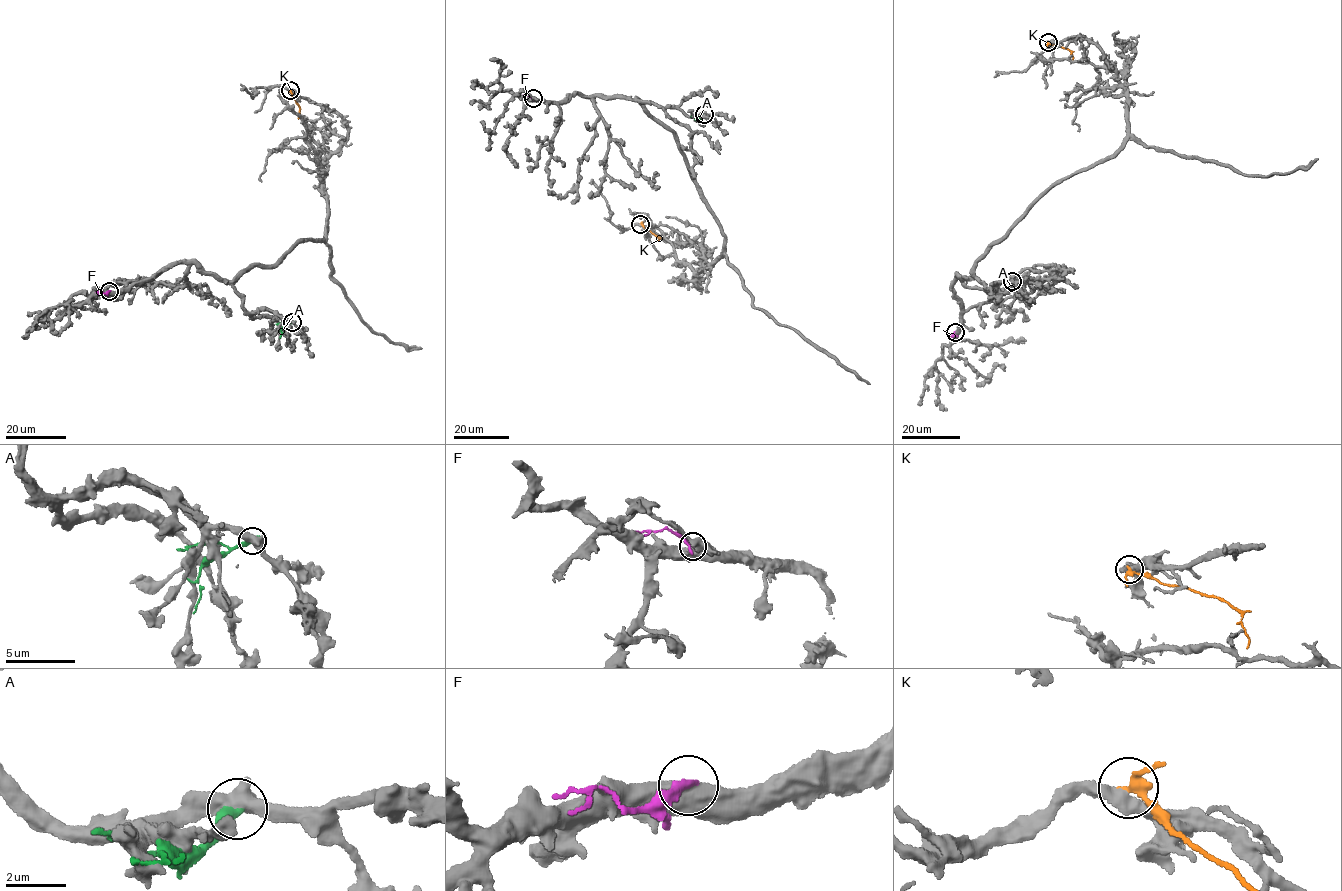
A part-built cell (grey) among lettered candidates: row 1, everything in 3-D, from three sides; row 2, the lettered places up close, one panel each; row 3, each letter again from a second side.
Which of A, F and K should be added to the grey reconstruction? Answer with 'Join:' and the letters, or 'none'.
Join: F

